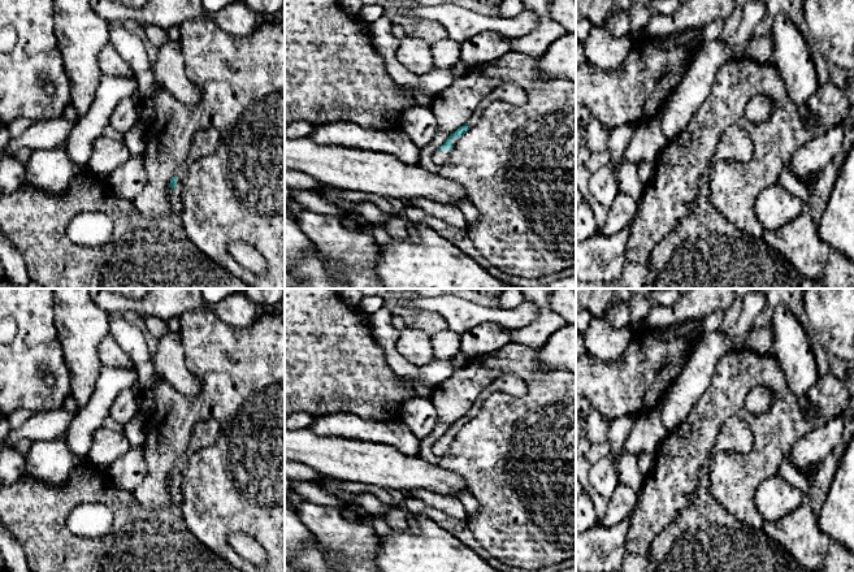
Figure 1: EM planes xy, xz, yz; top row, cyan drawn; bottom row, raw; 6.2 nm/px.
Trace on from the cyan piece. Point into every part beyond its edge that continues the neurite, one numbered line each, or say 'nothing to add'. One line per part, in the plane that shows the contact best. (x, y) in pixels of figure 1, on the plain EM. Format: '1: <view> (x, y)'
1: xy (34, 512)

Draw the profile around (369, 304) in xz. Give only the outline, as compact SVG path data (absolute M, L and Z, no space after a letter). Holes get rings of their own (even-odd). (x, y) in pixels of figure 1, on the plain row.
M363 296L360 303L360 311L364 315L370 316L383 306L385 303L382 296Z

